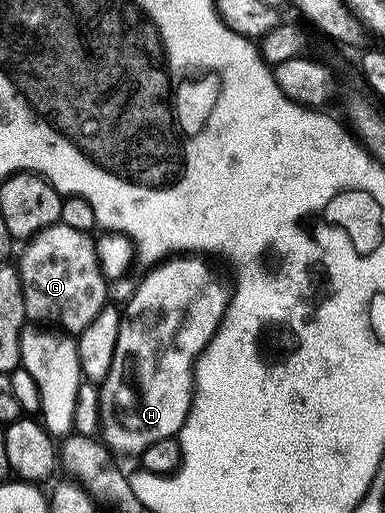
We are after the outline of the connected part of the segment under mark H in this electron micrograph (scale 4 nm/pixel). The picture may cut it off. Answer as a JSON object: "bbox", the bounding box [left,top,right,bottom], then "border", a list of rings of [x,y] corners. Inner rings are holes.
{"bbox":[100,253,231,456],"border":[[[178,253],[173,257],[167,257],[151,266],[150,271],[138,283],[138,288],[130,295],[126,307],[122,311],[122,320],[120,321],[120,337],[116,341],[116,353],[112,359],[112,369],[108,371],[108,377],[103,379],[100,384],[100,399],[103,403],[100,413],[100,423],[106,427],[106,439],[104,443],[111,452],[123,451],[126,455],[141,456],[144,449],[148,449],[148,445],[152,445],[156,441],[164,441],[165,439],[173,439],[178,432],[182,430],[184,421],[190,412],[190,406],[194,400],[194,365],[198,358],[202,355],[202,351],[212,341],[212,337],[218,331],[218,326],[222,324],[222,319],[226,316],[226,310],[230,304],[231,288],[222,284],[222,279],[205,263],[205,258],[199,257],[194,253]]]}

